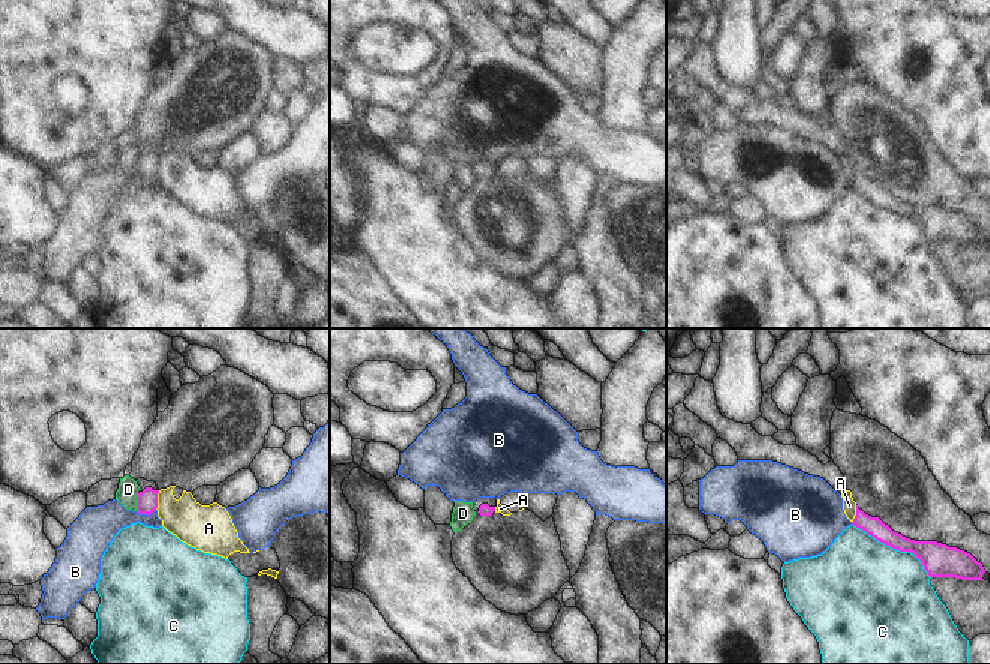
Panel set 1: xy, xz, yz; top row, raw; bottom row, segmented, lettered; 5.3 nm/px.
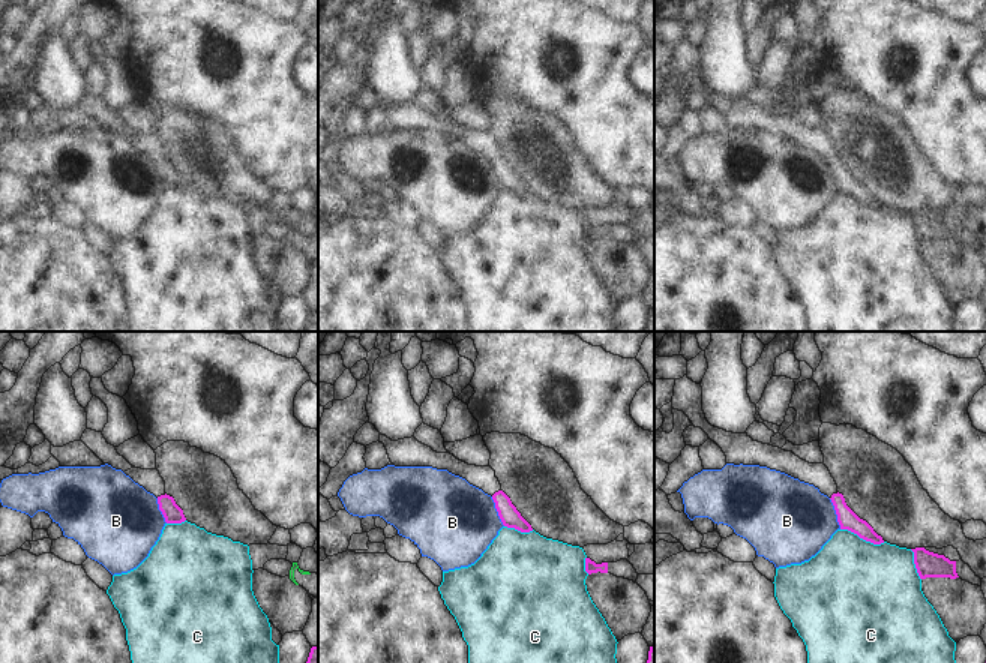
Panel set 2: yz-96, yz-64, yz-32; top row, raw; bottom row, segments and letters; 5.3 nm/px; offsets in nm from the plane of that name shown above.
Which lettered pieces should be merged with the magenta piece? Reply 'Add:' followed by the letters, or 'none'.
Add: none

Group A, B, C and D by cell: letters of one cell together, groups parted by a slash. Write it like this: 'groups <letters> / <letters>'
groups A / B / C / D

